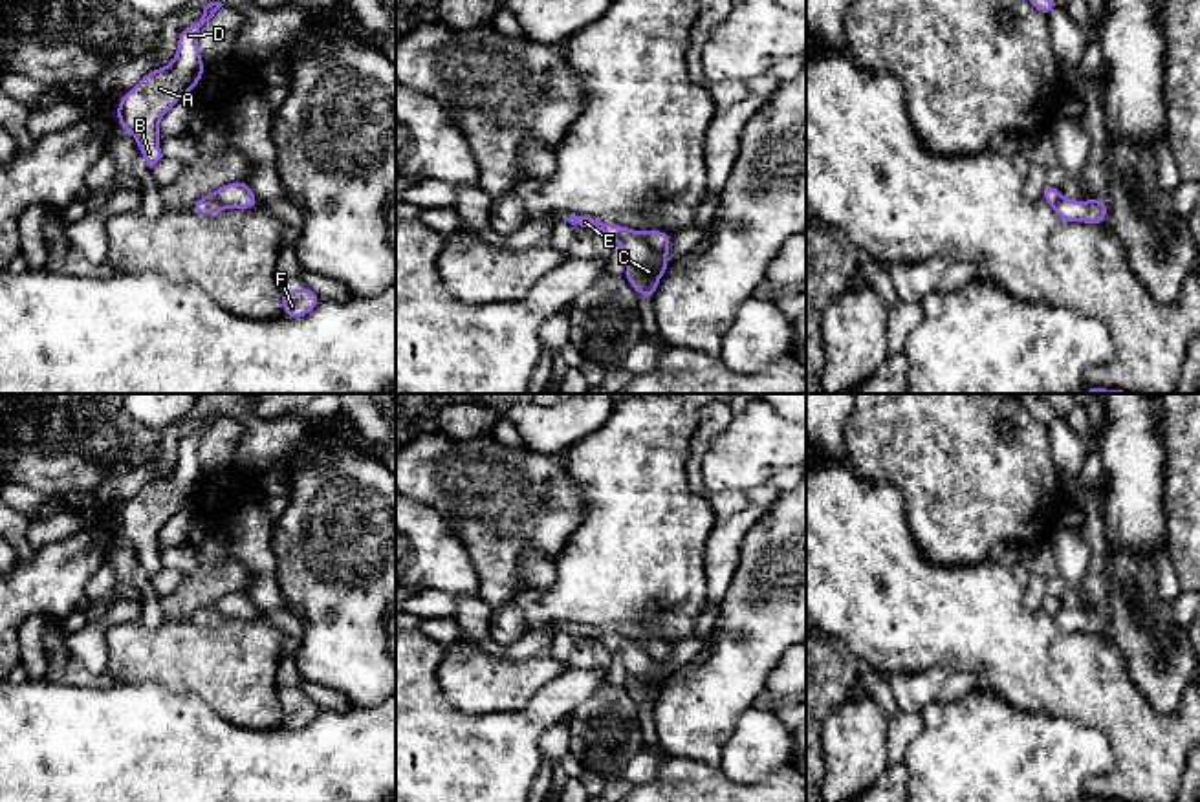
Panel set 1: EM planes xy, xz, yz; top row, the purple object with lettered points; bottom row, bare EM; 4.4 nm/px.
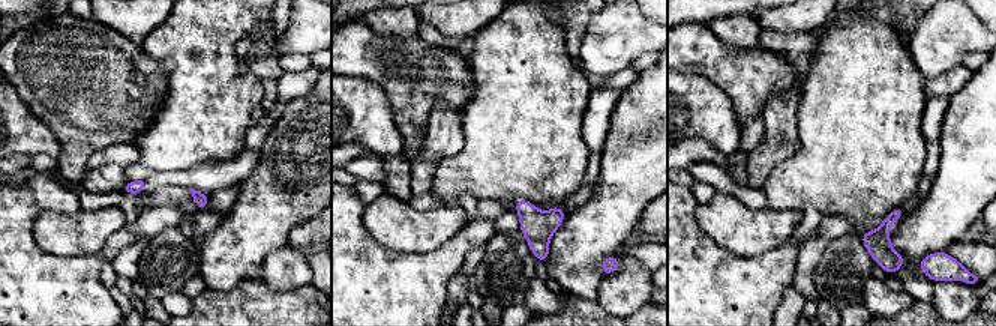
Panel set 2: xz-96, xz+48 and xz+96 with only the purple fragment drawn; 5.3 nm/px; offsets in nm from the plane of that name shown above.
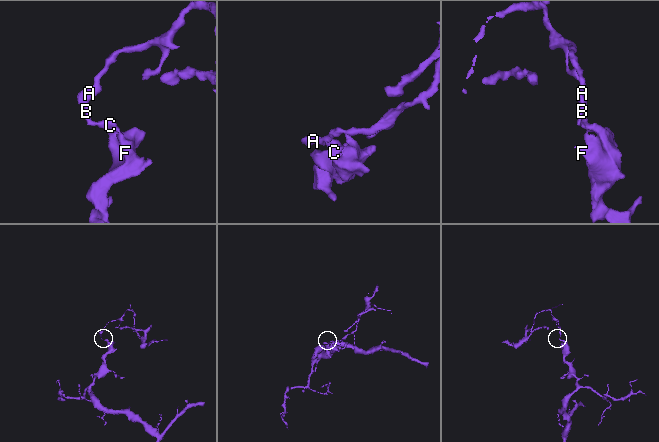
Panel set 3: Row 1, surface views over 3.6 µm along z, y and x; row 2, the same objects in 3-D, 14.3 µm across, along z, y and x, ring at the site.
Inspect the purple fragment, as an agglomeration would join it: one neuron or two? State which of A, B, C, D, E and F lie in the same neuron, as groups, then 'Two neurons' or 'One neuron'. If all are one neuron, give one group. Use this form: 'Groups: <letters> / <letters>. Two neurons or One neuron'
Groups: A B D E / C F. Two neurons

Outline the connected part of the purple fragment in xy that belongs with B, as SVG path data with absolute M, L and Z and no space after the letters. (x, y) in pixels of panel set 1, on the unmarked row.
M222 412L203 416L200 432L180 441L174 471L161 480L150 480L117 511L119 538L134 544L141 568L150 579L163 568L158 540L159 529L202 491L205 472L198 460L200 438L222 416Z

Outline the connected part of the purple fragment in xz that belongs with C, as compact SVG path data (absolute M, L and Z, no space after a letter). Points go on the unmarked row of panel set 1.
M625 641L619 654L628 667L628 677L623 687L639 707L654 710L660 688L672 672L663 663L654 661L632 641Z

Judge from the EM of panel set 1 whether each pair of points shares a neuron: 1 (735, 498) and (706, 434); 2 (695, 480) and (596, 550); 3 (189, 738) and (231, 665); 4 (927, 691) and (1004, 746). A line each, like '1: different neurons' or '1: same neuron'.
1: same neuron
2: different neurons
3: different neurons
4: different neurons

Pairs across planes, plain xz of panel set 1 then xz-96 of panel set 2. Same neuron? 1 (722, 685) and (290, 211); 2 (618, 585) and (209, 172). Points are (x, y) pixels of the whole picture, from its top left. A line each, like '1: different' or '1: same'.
1: same
2: different

